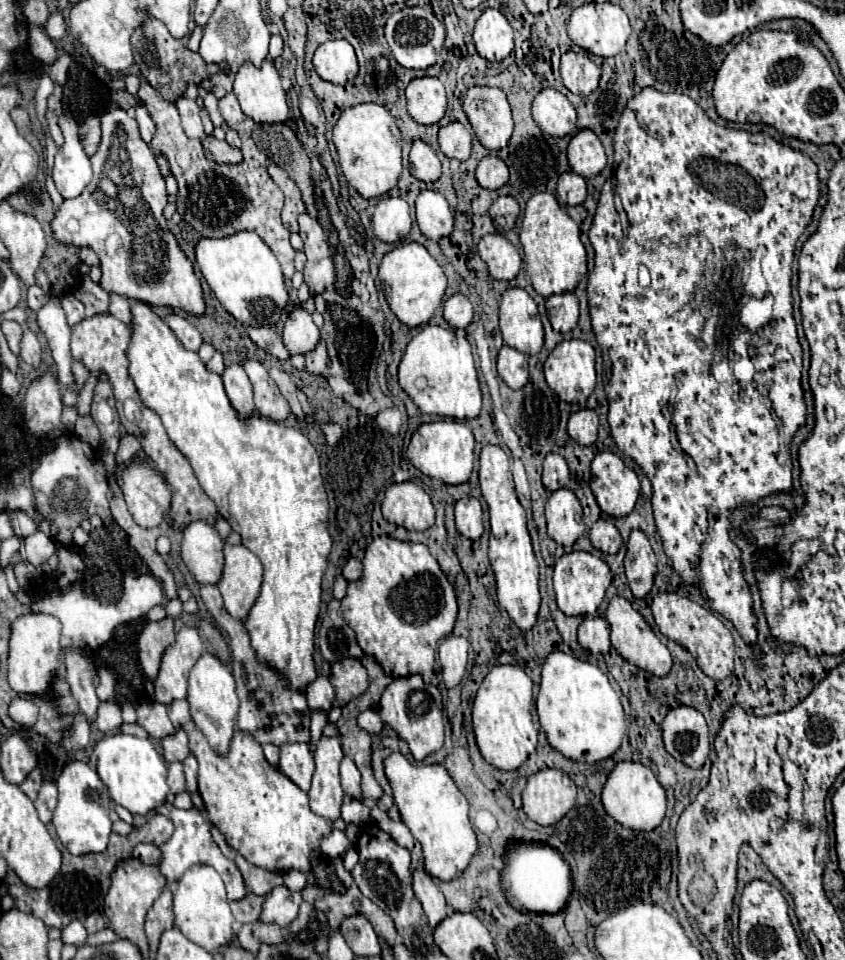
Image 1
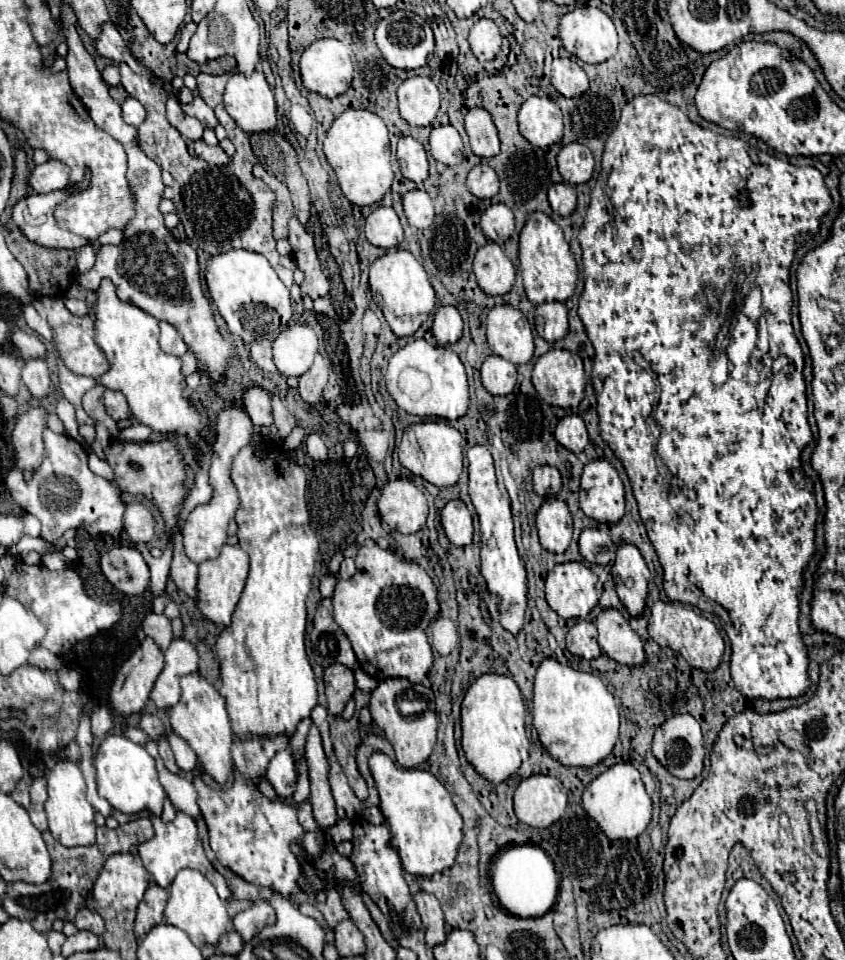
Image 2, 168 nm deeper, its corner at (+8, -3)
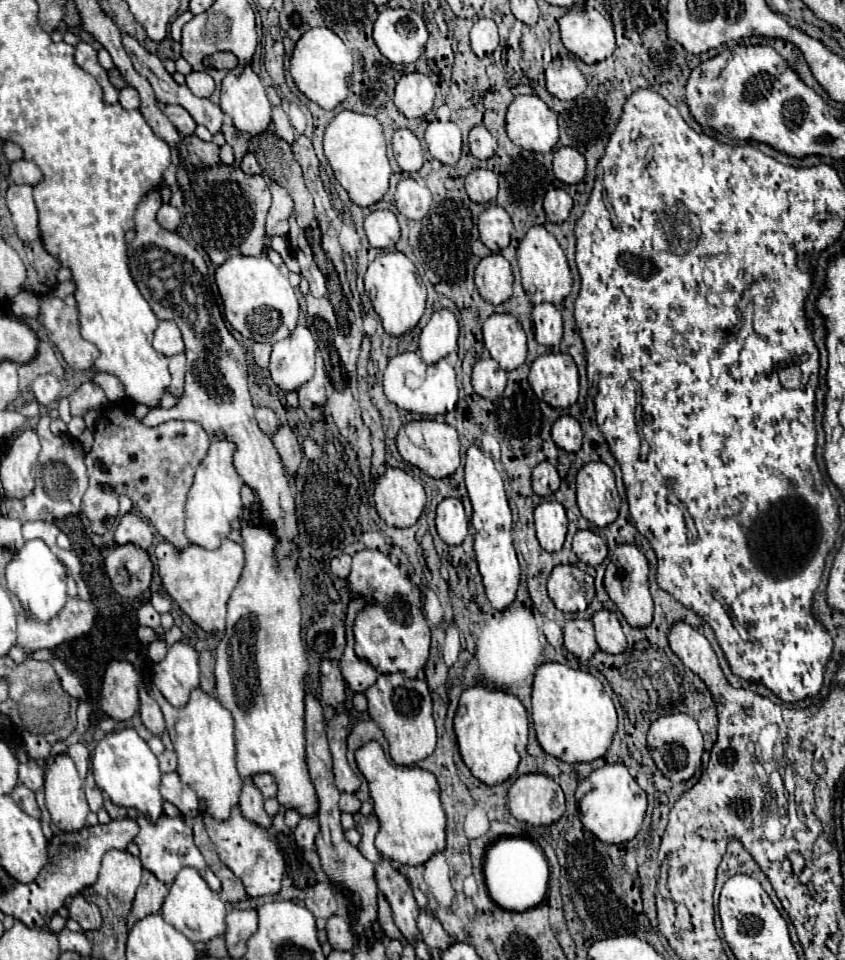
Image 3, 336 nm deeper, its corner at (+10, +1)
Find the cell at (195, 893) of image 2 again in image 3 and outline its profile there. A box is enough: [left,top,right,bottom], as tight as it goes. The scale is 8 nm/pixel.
[160,867,226,943]

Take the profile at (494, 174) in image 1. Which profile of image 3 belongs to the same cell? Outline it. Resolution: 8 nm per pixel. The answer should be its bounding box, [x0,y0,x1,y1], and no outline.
[466,169,498,203]

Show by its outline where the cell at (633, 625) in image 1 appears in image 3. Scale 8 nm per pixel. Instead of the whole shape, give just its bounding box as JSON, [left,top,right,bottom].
[592,611,626,653]

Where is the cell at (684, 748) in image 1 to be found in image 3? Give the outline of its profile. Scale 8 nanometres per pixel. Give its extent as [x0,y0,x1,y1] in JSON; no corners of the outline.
[648,713,704,783]

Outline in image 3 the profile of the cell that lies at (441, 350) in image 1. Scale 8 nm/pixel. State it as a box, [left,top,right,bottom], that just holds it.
[384,353,458,417]

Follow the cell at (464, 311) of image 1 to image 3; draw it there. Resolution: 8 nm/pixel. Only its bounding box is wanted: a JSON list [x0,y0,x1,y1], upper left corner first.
[418,309,458,365]

